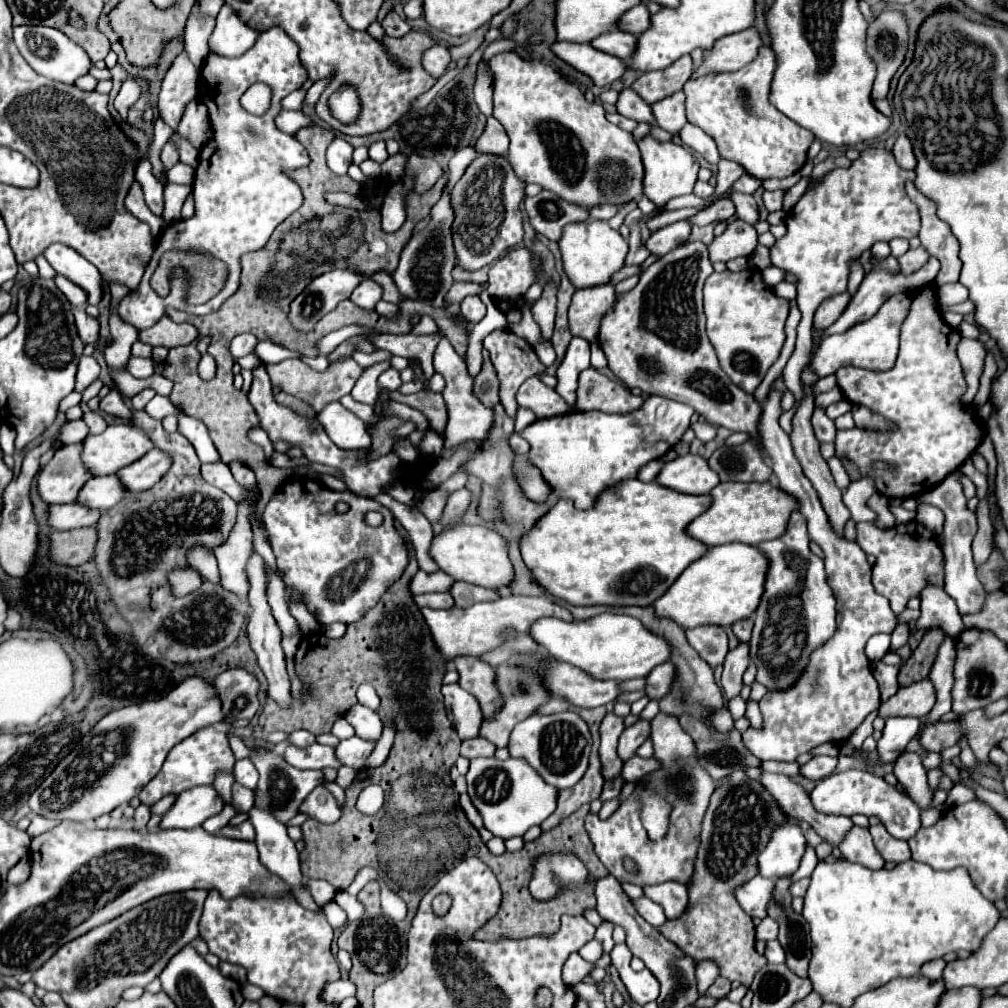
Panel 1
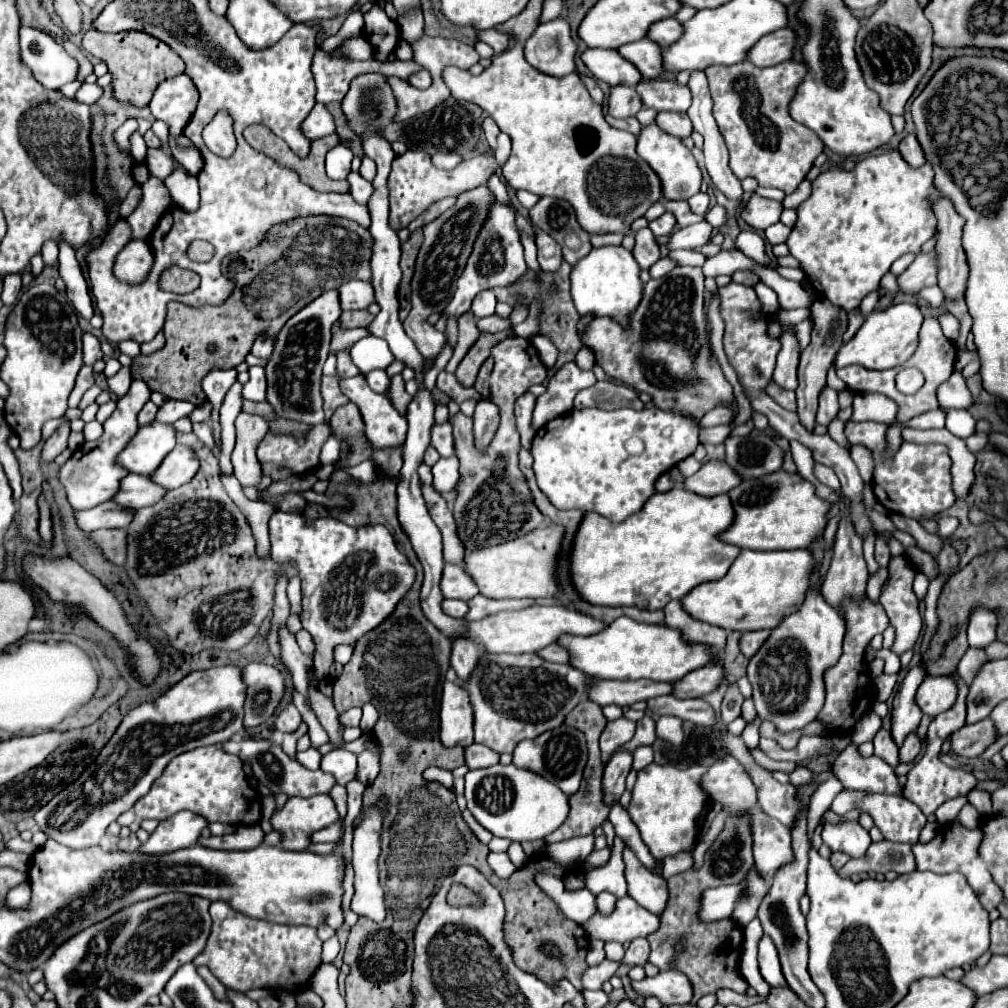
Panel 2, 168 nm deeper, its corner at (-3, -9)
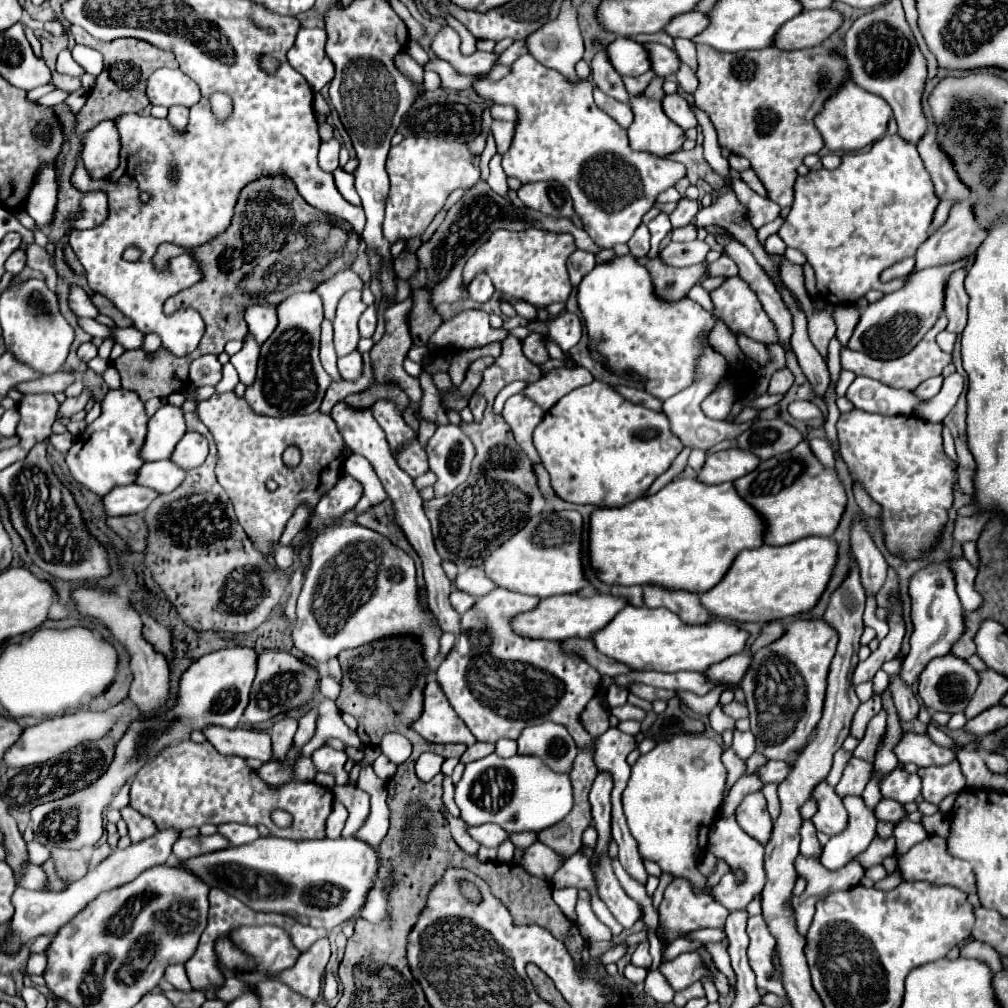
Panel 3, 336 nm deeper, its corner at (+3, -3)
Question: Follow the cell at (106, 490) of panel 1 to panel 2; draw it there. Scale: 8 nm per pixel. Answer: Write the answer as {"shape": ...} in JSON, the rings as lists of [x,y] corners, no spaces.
{"shape":[[[129,474],[121,482],[121,490],[115,496],[115,502],[129,510],[139,510],[145,506],[153,506],[153,502],[159,502],[167,490],[153,482],[151,476],[143,474]]]}

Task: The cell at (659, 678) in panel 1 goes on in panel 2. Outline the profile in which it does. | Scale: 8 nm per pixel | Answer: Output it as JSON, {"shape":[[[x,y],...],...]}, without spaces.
{"shape":[[[703,666],[693,670],[689,676],[673,682],[673,696],[677,698],[701,698],[713,692],[725,678],[723,666]]]}

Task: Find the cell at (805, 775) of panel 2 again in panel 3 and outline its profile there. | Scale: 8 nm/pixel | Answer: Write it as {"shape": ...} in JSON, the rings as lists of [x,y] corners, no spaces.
{"shape":[[[769,760],[763,768],[759,768],[757,776],[761,776],[763,782],[775,782],[775,784],[781,784],[787,774],[791,772],[791,764],[789,762],[783,762],[783,760]]]}

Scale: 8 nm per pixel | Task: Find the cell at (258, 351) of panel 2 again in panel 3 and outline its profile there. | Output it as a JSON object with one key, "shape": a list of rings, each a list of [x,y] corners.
{"shape":[[[251,306],[245,312],[245,320],[249,326],[249,332],[257,340],[257,344],[263,344],[277,324],[277,312],[271,306]]]}

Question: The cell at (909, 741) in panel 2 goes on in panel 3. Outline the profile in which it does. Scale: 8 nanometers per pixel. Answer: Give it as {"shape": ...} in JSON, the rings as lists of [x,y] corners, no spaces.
{"shape":[[[893,676],[891,678],[891,692],[893,692],[893,702],[895,702],[895,708],[897,708],[897,714],[899,714],[899,720],[901,722],[911,722],[917,718],[919,714],[919,702],[917,698],[913,696],[911,688],[907,688],[899,676]]]}

